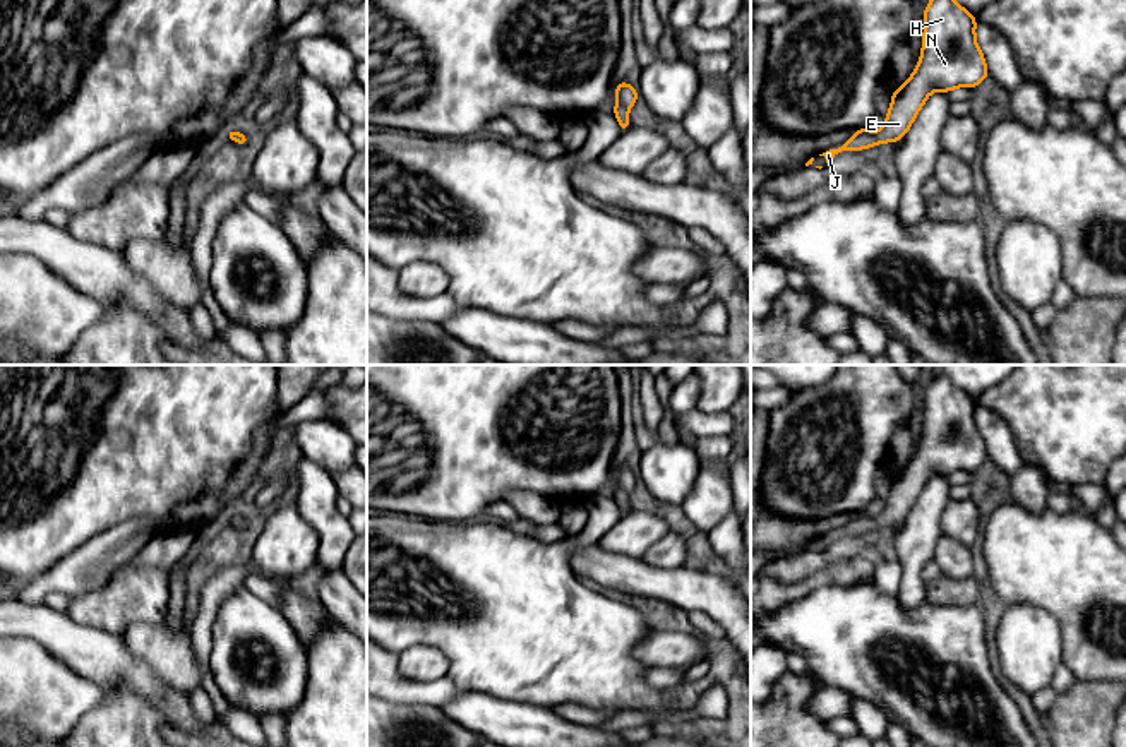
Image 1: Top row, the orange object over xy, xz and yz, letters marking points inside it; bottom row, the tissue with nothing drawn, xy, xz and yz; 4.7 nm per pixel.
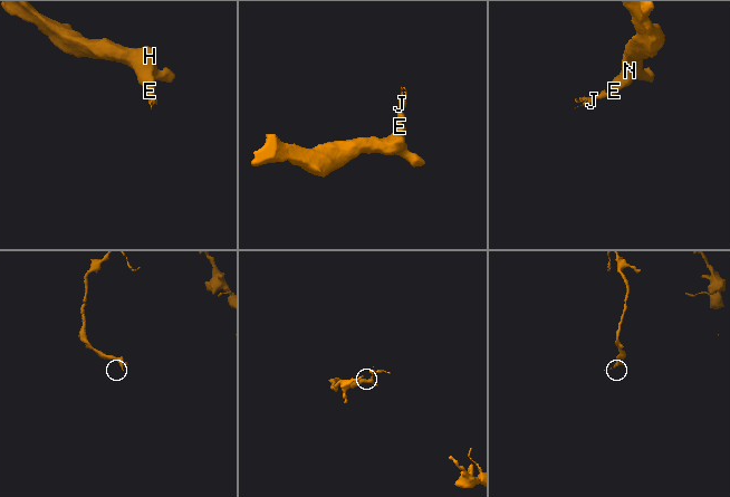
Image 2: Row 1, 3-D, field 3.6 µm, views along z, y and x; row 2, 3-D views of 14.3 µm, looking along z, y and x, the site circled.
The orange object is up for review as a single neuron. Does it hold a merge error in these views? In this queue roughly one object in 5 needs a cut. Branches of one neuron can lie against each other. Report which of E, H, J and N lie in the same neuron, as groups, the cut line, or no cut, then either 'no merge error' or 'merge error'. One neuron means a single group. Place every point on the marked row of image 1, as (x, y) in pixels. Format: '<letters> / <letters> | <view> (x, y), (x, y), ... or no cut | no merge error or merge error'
E H J N | no cut | no merge error

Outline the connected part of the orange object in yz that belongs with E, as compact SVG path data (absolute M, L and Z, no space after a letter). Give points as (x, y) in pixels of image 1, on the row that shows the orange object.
M929 0L924 12L920 60L915 65L912 77L903 86L893 91L889 111L884 118L883 128L877 134L869 130L867 127L859 128L850 140L819 156L824 156L828 163L843 151L855 152L860 149L874 147L879 142L895 144L896 140L901 140L903 135L908 132L917 113L920 111L932 91L943 91L948 94L960 86L968 89L977 87L985 77L989 77L989 70L985 65L985 58L975 41L975 24L977 17L961 5L958 5L955 0Z

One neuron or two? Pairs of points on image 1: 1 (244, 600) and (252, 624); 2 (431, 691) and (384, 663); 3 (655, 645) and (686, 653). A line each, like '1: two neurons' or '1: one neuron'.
1: one neuron
2: one neuron
3: one neuron

